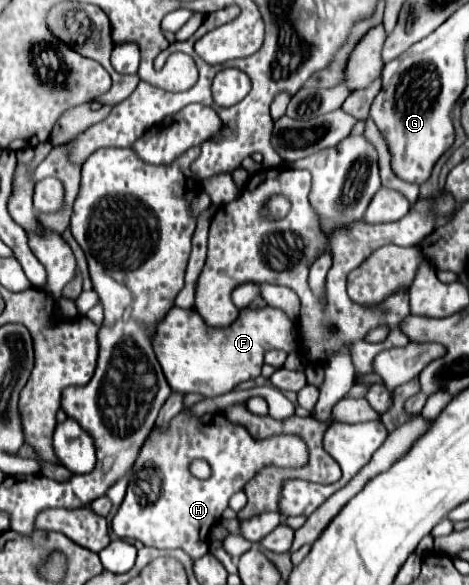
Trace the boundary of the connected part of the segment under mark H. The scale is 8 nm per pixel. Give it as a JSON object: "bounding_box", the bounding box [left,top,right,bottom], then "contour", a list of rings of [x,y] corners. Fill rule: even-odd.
{"bounding_box":[111,408,307,560],"contour":[[[183,408],[171,422],[167,428],[153,428],[151,434],[147,436],[147,440],[143,442],[137,462],[133,464],[131,472],[129,472],[129,486],[127,486],[127,494],[125,494],[125,502],[119,506],[111,526],[113,532],[119,538],[125,540],[141,540],[145,546],[153,546],[153,548],[181,548],[185,550],[193,560],[205,556],[209,552],[209,530],[219,522],[223,510],[229,504],[229,498],[235,492],[241,492],[245,488],[245,484],[267,464],[275,464],[275,466],[303,466],[307,462],[307,446],[303,446],[301,438],[297,436],[289,436],[289,434],[281,434],[269,440],[253,440],[251,434],[247,432],[245,426],[241,424],[233,424],[231,420],[227,420],[227,416],[221,414],[207,414],[207,416],[191,416],[189,408]],[[195,460],[207,460],[211,466],[211,478],[207,480],[199,480],[191,474],[189,464]]]}

